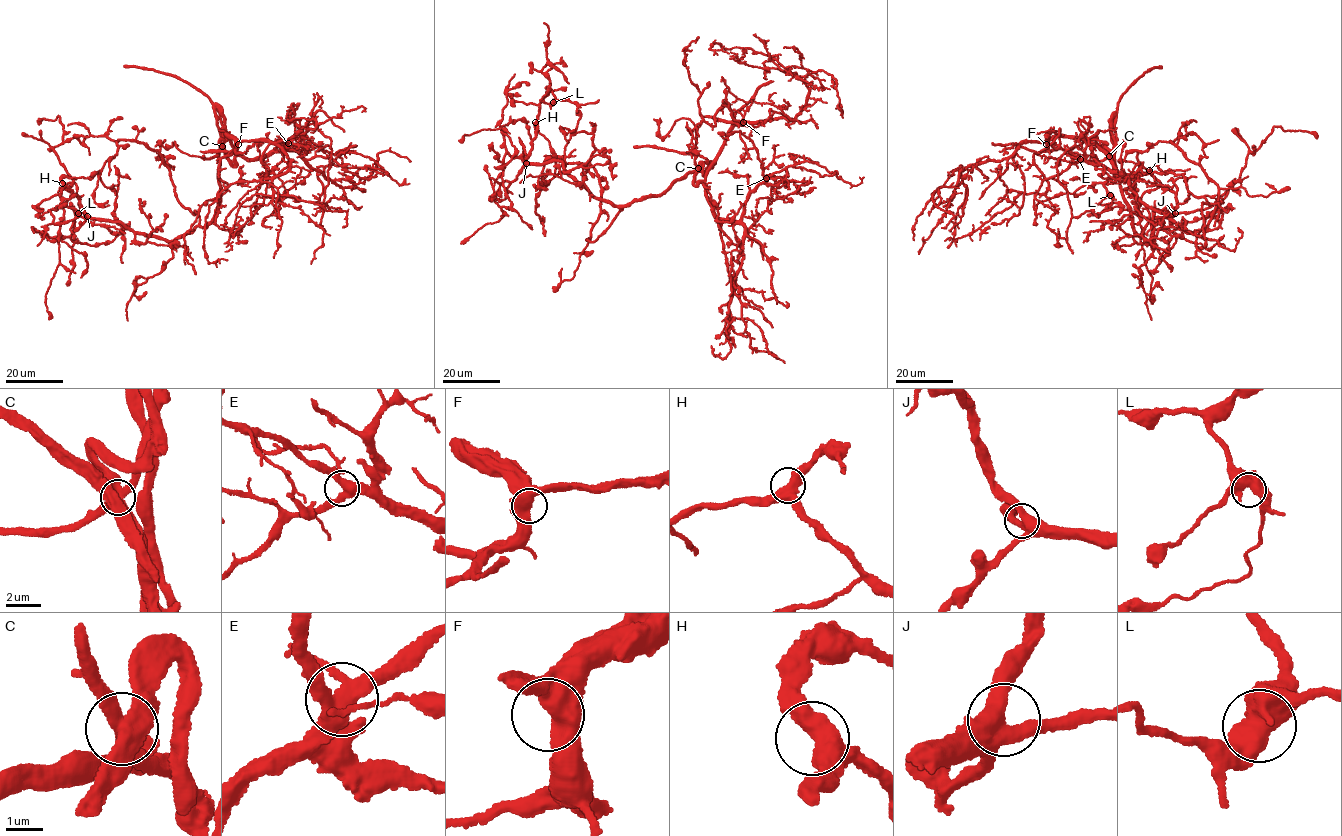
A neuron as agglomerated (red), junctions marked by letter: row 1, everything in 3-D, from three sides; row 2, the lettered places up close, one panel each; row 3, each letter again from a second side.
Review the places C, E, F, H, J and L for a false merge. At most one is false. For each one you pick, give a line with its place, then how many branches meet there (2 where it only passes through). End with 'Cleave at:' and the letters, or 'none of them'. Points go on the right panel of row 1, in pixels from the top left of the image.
C: place (1109, 156); branches 5
Cleave at: C

